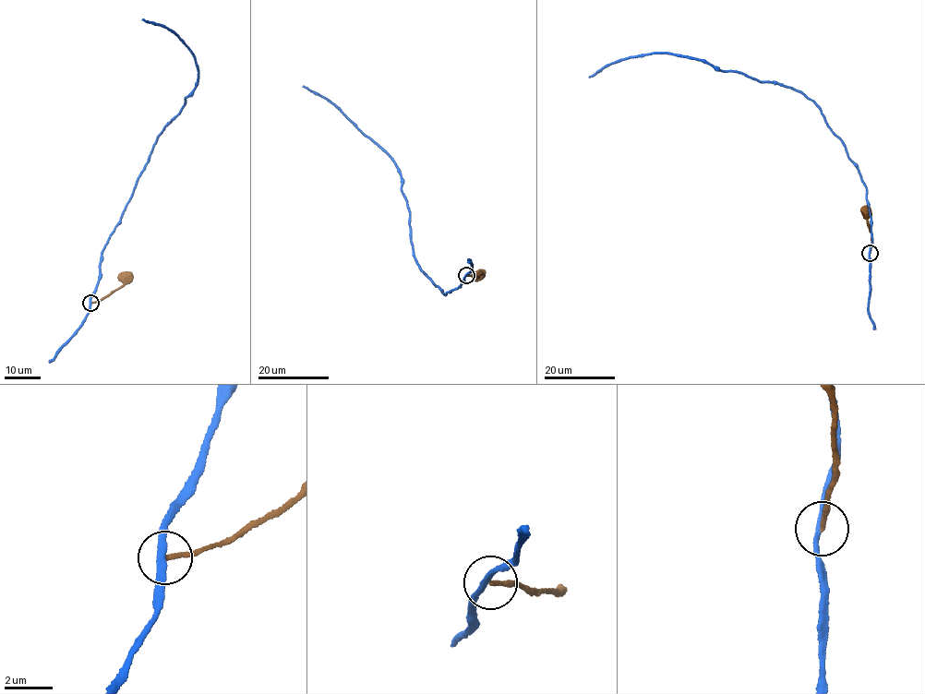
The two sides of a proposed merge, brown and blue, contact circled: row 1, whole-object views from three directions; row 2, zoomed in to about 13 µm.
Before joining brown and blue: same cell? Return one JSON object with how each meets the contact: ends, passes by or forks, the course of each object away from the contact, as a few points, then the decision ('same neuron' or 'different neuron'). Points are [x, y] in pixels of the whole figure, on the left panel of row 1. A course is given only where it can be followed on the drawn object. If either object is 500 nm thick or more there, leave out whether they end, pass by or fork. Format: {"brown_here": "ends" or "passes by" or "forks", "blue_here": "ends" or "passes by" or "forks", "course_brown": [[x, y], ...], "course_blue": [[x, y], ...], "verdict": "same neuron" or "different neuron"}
{"brown_here": "ends", "blue_here": "passes by", "course_brown": [[90, 303], [102, 300], [124, 284], [125, 276]], "course_blue": [[90, 303], [101, 252], [139, 174], [198, 84], [187, 46], [173, 31], [142, 18]], "verdict": "different neuron"}

